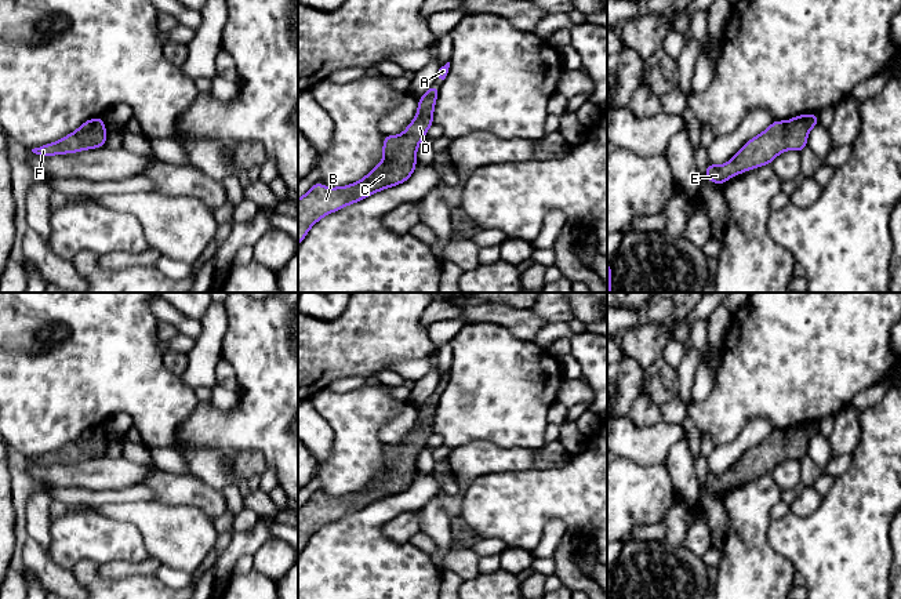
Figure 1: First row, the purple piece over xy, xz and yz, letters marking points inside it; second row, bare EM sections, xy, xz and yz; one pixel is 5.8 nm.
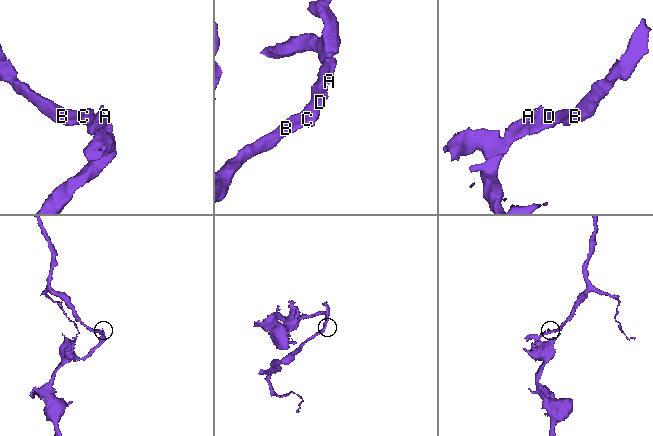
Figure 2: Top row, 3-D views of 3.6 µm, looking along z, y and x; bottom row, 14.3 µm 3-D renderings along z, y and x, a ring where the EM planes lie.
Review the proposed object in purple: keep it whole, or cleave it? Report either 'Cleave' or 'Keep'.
Keep

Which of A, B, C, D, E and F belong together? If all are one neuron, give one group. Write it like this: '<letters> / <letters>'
A B C D E F

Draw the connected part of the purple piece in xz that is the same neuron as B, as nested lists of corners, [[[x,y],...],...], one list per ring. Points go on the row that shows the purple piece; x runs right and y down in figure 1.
[[[432,84],[418,98],[417,115],[403,134],[384,135],[384,160],[364,178],[339,188],[327,188],[316,182],[298,200],[298,246],[320,218],[375,192],[403,184],[413,175],[417,166],[417,148],[428,128],[433,126],[433,109],[439,90],[440,87]]]

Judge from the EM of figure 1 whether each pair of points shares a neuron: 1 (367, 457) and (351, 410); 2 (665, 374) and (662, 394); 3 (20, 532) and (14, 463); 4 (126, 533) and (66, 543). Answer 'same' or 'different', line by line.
1: same
2: same
3: same
4: same

